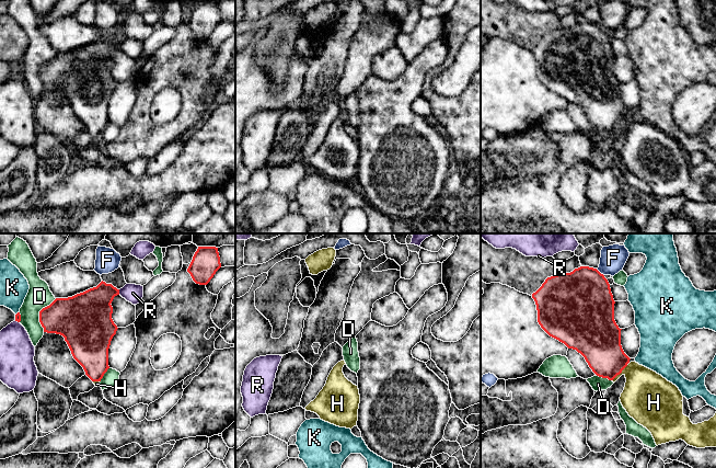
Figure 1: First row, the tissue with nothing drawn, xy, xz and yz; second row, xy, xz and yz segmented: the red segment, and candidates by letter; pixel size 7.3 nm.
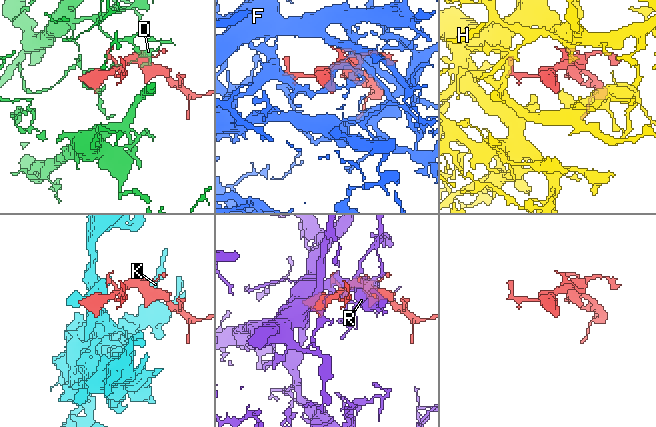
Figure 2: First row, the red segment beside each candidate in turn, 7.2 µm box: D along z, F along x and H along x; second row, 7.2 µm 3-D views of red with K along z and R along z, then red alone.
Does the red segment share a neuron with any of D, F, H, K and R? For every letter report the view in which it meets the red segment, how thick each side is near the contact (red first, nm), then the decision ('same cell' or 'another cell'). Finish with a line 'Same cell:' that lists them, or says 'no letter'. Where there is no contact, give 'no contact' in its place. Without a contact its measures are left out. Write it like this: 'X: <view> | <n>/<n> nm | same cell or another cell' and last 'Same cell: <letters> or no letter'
D: xy | 300/180 nm | another cell
F: yz | 460/190 nm | another cell
H: yz | 300/340 nm | same cell
K: xy | 50/200 nm | another cell
R: xy | 300/140 nm | another cell
Same cell: H

